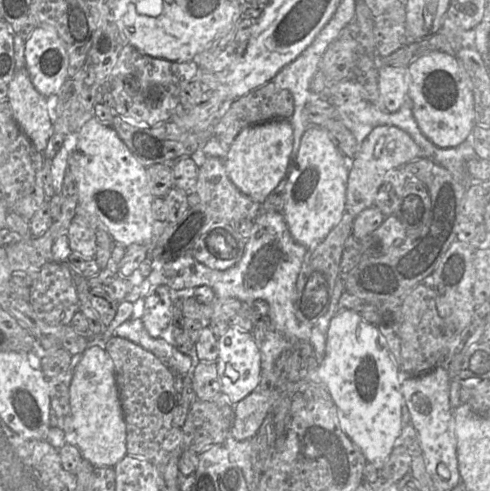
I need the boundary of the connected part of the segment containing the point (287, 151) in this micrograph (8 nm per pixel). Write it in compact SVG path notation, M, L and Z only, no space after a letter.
M286 119L256 124L242 130L223 159L228 177L240 192L262 203L286 174L293 147L293 129Z

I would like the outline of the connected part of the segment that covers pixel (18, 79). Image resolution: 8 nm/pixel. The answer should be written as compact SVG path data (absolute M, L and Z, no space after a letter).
M19 69L8 84L13 116L34 147L41 153L54 132L46 97L34 87L26 69Z

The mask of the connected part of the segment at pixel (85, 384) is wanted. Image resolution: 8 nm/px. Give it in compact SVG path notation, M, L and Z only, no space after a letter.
M89 345L77 364L70 385L71 415L77 434L76 446L94 467L114 467L127 453L126 423L123 415L116 371L103 346Z

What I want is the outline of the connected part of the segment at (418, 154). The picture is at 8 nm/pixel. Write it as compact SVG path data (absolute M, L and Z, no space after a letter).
M389 125L375 127L360 143L355 157L348 161L349 179L347 184L346 211L356 217L363 210L372 207L387 171L425 157L426 155L422 149L402 129Z

